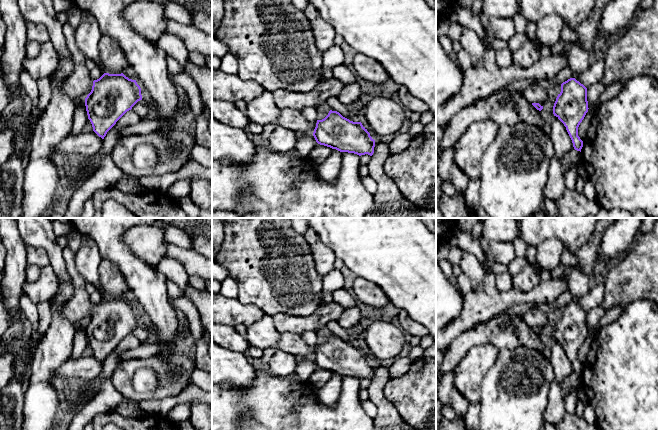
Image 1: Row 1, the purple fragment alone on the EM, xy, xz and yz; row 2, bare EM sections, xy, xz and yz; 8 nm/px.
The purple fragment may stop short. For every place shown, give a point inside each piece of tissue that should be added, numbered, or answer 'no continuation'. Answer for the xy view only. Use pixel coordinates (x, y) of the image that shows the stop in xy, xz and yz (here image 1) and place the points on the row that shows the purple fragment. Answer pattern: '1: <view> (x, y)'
1: xy (78, 85)

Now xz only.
1: xz (292, 119)

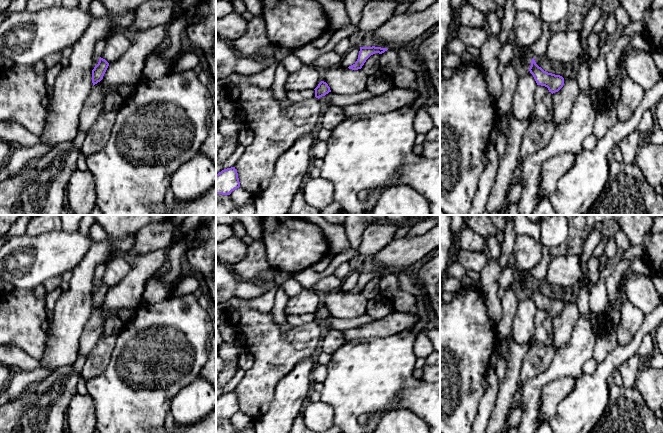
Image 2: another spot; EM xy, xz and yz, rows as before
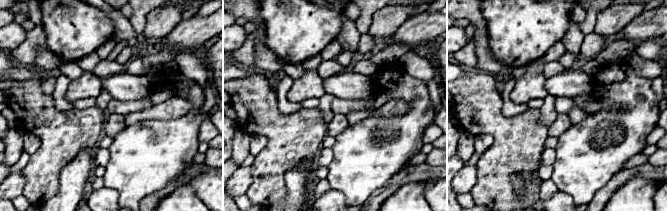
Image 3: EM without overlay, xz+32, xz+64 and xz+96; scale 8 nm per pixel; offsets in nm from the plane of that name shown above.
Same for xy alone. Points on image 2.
no continuation

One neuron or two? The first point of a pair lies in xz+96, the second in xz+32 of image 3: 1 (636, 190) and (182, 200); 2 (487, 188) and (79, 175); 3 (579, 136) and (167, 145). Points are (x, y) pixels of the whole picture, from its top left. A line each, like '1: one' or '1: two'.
1: one
2: two
3: one

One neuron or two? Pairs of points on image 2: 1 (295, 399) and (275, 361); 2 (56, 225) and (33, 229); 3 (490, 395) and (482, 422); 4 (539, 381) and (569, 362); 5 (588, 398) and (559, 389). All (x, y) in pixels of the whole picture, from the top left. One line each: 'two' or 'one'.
1: two
2: one
3: one
4: one
5: two

